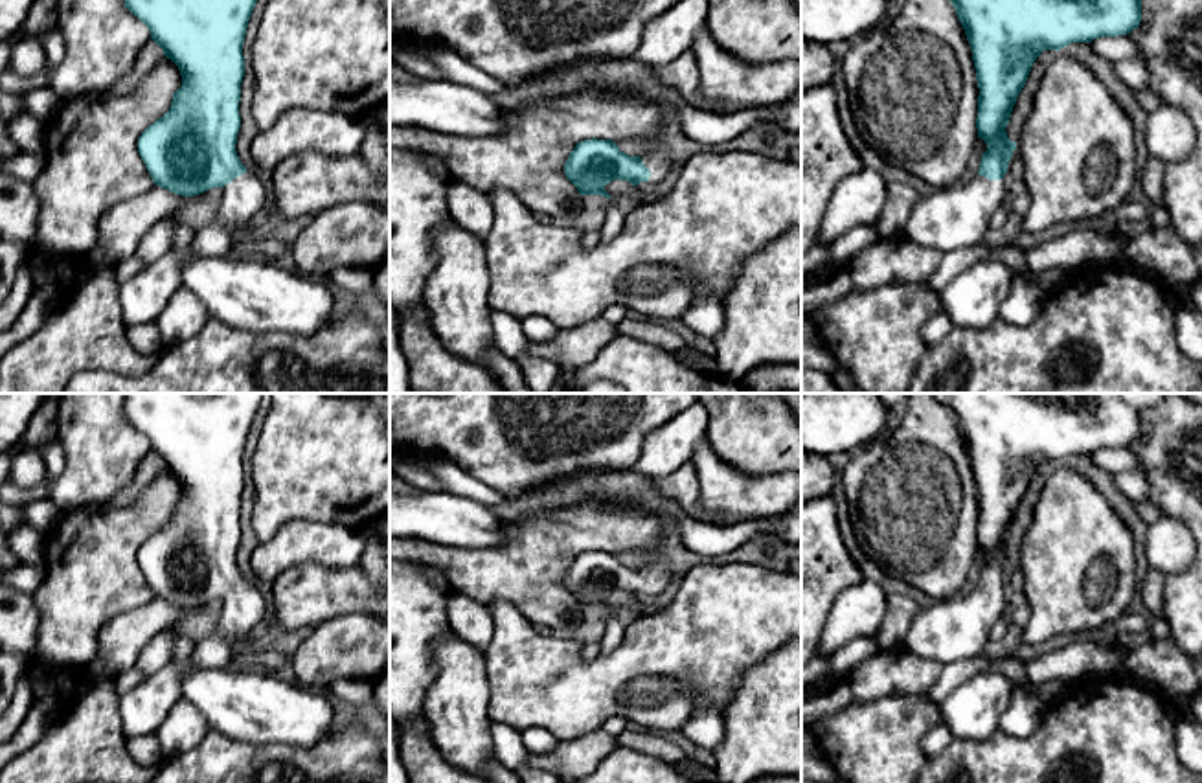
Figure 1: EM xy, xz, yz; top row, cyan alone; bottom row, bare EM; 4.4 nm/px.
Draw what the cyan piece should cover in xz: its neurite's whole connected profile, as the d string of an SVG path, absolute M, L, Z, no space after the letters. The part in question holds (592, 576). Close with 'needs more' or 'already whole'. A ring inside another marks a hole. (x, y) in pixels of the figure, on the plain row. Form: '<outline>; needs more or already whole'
M584 551L575 557L564 575L566 590L579 607L601 607L612 610L605 597L612 592L654 596L673 581L671 566L662 551L647 555L643 568L629 568L612 551Z; needs more

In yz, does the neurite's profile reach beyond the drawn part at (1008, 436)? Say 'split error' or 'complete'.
split error

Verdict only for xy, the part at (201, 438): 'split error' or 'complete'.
split error

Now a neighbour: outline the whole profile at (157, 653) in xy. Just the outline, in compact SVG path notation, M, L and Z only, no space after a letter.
M167 629L160 634L156 634L140 652L136 660L136 667L145 675L151 676L162 667L165 667L171 660L171 651L175 645L175 640L171 636L173 629Z

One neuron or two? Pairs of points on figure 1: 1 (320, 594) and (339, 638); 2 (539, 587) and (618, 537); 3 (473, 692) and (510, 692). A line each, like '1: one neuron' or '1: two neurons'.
1: two neurons
2: one neuron
3: two neurons

